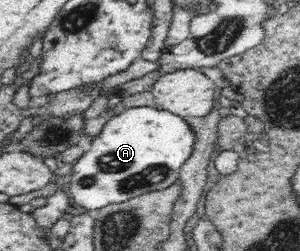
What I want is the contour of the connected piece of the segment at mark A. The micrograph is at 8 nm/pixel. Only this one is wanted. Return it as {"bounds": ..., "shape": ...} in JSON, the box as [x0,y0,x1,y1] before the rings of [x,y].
{"bounds":[70,107,196,214],"shape":[[[128,107],[107,119],[101,133],[93,137],[86,145],[84,154],[73,164],[70,197],[78,207],[86,209],[86,213],[95,214],[98,209],[123,203],[149,191],[164,189],[179,179],[180,171],[184,163],[192,157],[195,145],[196,132],[187,122],[187,118],[159,107]]]}

